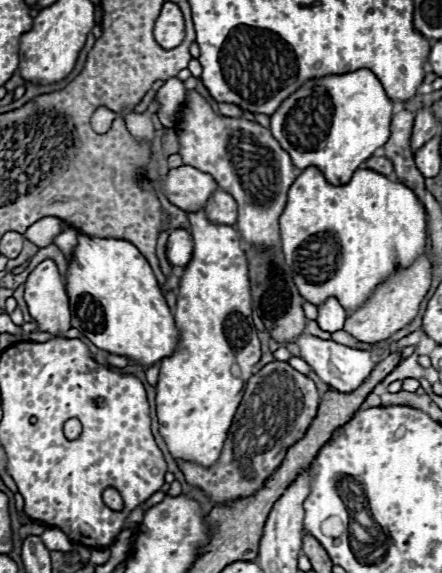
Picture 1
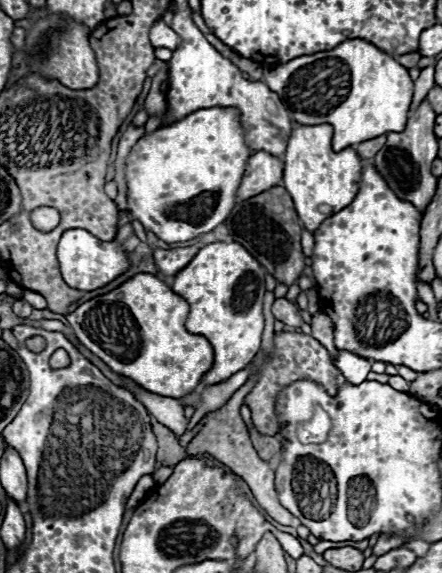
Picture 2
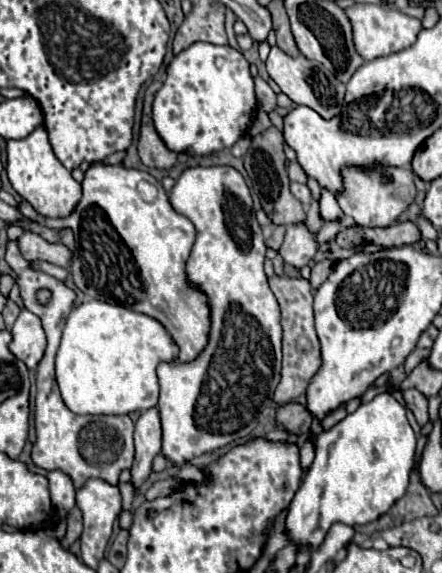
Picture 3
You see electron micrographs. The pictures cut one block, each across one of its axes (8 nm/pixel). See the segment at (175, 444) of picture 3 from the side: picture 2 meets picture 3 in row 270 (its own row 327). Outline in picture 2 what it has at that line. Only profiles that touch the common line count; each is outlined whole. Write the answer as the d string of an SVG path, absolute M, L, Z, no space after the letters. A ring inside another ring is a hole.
M214 242L198 250L194 260L176 274L172 290L190 304L186 328L210 340L214 348L214 366L202 378L202 386L228 380L246 368L260 350L264 316L264 270L254 256L238 242Z

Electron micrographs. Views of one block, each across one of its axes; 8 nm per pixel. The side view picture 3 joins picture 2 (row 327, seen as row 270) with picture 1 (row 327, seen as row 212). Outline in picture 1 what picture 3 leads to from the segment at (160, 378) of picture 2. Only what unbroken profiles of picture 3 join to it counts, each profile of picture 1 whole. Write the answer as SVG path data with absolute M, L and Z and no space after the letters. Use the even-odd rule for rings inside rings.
M78 234L78 246L68 264L68 298L72 328L80 330L94 346L126 356L138 366L152 366L176 352L180 330L150 264L126 240L90 238Z

